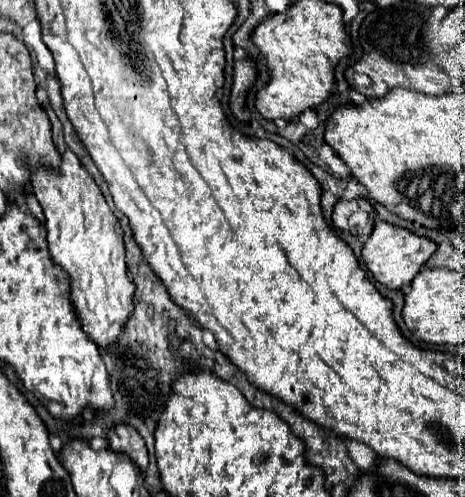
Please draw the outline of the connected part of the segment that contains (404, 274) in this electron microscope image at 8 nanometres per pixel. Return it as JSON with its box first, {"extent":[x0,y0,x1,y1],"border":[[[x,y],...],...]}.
{"extent":[363,220,437,290],"border":[[[377,220],[369,240],[363,244],[363,262],[377,282],[381,282],[387,288],[399,290],[411,284],[411,280],[417,276],[421,266],[431,258],[435,250],[437,250],[437,244],[433,240],[417,236],[401,226]]]}

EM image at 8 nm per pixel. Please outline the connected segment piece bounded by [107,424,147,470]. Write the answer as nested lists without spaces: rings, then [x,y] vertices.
[[[115,424],[107,436],[111,448],[125,452],[137,464],[139,470],[147,468],[147,448],[135,428],[131,428],[129,424]]]

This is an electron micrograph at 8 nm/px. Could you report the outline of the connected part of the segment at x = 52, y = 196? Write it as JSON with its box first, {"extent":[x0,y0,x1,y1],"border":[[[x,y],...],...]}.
{"extent":[31,148,135,346],"border":[[[69,148],[61,154],[57,170],[37,166],[31,176],[31,186],[47,220],[45,228],[51,258],[71,276],[71,302],[83,330],[99,346],[113,344],[119,340],[121,330],[133,312],[135,292],[135,284],[125,266],[123,230],[119,220],[107,206],[91,174]]]}

